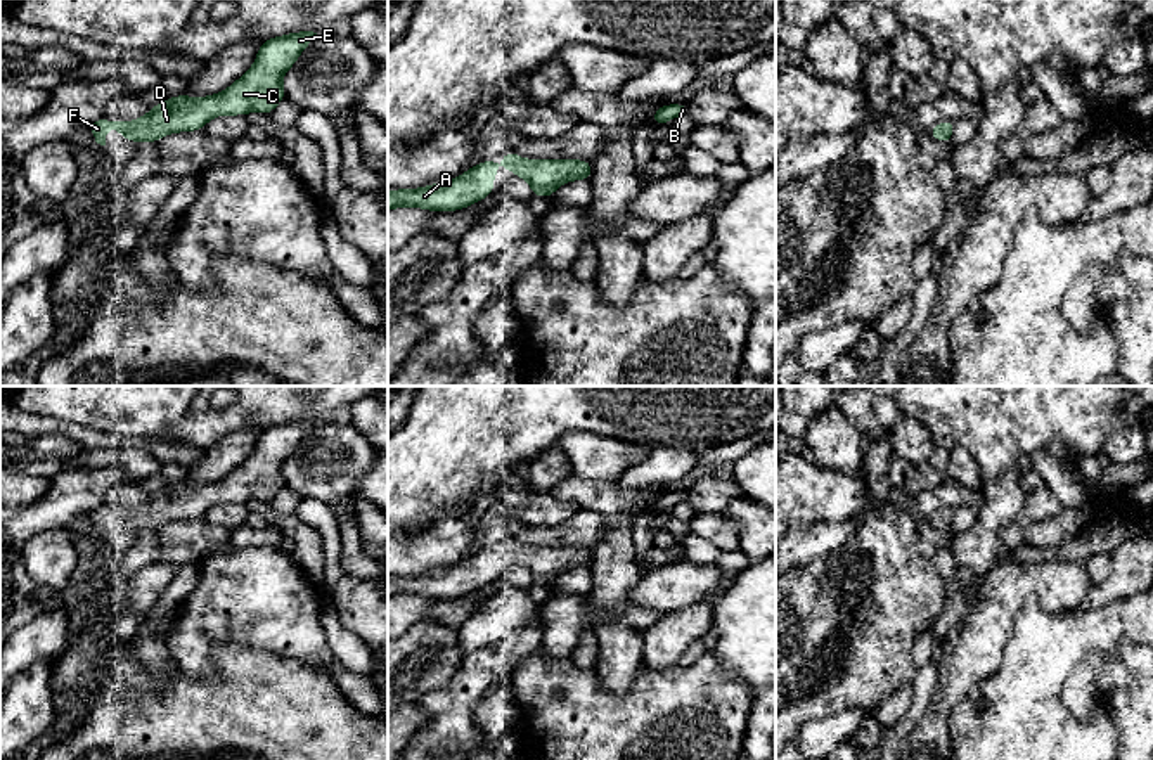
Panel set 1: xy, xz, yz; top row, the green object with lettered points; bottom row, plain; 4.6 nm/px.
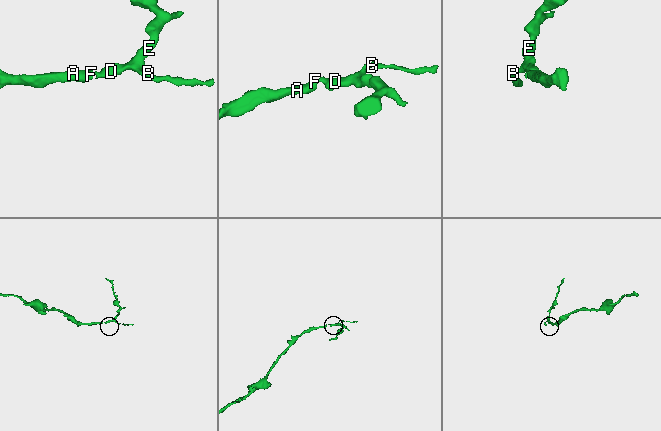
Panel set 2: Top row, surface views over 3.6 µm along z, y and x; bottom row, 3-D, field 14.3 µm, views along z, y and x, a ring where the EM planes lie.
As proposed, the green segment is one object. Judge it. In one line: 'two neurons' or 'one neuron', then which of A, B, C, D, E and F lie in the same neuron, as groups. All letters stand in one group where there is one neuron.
one neuron | A B C D E F

